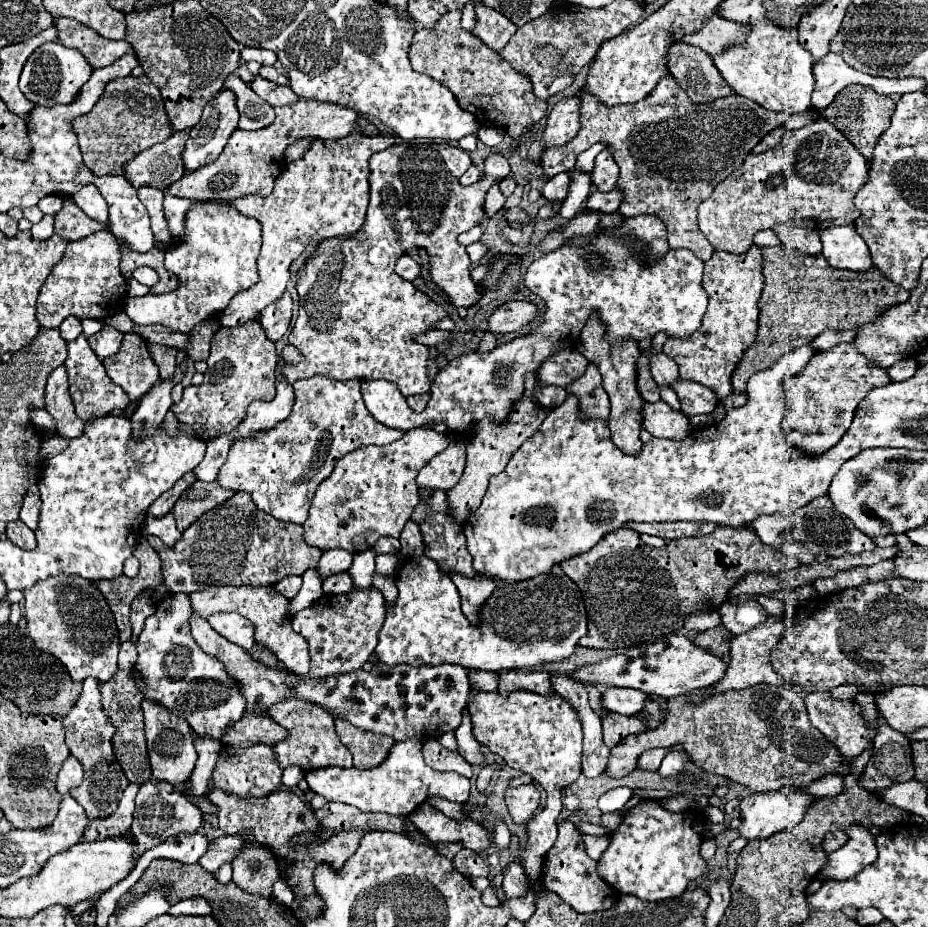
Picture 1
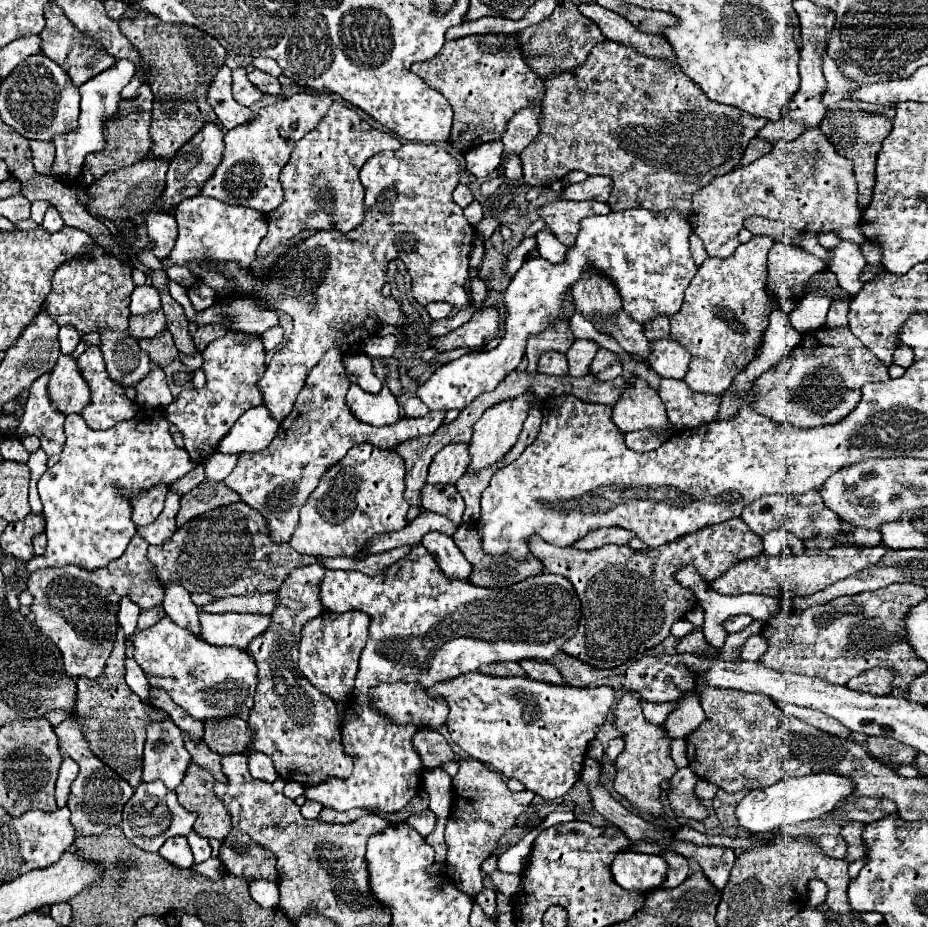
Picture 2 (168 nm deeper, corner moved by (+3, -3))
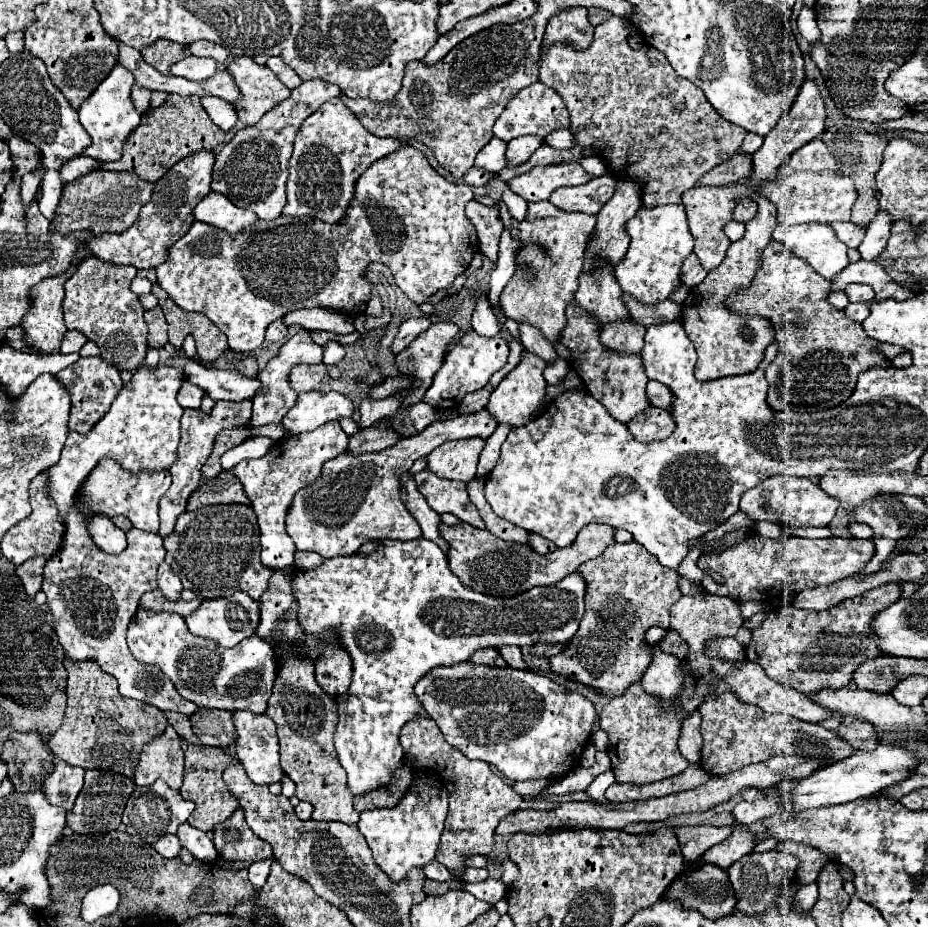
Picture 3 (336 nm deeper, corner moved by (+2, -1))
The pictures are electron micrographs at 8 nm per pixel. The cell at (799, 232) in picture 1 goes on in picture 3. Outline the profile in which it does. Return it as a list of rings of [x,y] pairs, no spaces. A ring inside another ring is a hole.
[[[741,198],[733,208],[733,220],[745,224],[755,216],[755,210],[757,210],[757,206],[755,206],[755,202],[751,198]]]

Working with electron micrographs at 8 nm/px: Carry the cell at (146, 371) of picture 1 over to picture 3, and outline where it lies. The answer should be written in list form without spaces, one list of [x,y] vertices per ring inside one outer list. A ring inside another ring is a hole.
[[[87,258],[81,262],[79,272],[65,284],[63,320],[67,330],[79,330],[87,340],[95,342],[101,350],[101,358],[113,364],[117,370],[137,370],[147,354],[147,324],[143,320],[143,306],[131,292],[131,280],[137,268]]]

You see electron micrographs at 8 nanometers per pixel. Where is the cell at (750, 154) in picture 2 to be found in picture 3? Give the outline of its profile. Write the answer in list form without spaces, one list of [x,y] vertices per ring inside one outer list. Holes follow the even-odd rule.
[[[735,154],[727,162],[709,170],[707,176],[697,180],[697,186],[723,186],[735,180],[743,180],[747,174],[751,174],[751,156]]]

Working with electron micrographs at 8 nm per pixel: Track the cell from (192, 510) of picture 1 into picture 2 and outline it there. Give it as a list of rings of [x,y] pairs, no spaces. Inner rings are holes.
[[[202,482],[192,492],[182,496],[180,510],[176,516],[176,526],[180,528],[188,520],[192,520],[208,510],[214,510],[214,508],[220,508],[220,506],[226,506],[226,504],[232,504],[238,500],[240,500],[240,496],[234,490],[226,488],[224,482]]]

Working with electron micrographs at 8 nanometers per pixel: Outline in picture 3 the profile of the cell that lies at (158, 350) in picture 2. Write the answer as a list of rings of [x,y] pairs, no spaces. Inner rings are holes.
[[[155,306],[153,310],[147,310],[145,322],[149,328],[149,338],[147,338],[149,346],[151,348],[163,348],[163,344],[167,342],[167,322],[165,322],[161,308]]]

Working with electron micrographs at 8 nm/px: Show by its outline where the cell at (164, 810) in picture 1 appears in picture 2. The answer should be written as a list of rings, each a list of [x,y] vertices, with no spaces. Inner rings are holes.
[[[160,780],[156,782],[142,782],[134,796],[126,802],[124,814],[122,814],[122,822],[120,828],[124,830],[126,838],[136,844],[138,848],[146,850],[146,852],[158,852],[160,846],[172,838],[172,836],[188,836],[188,832],[192,830],[192,824],[196,820],[194,812],[184,810],[178,800],[176,800],[176,792],[168,790]]]

